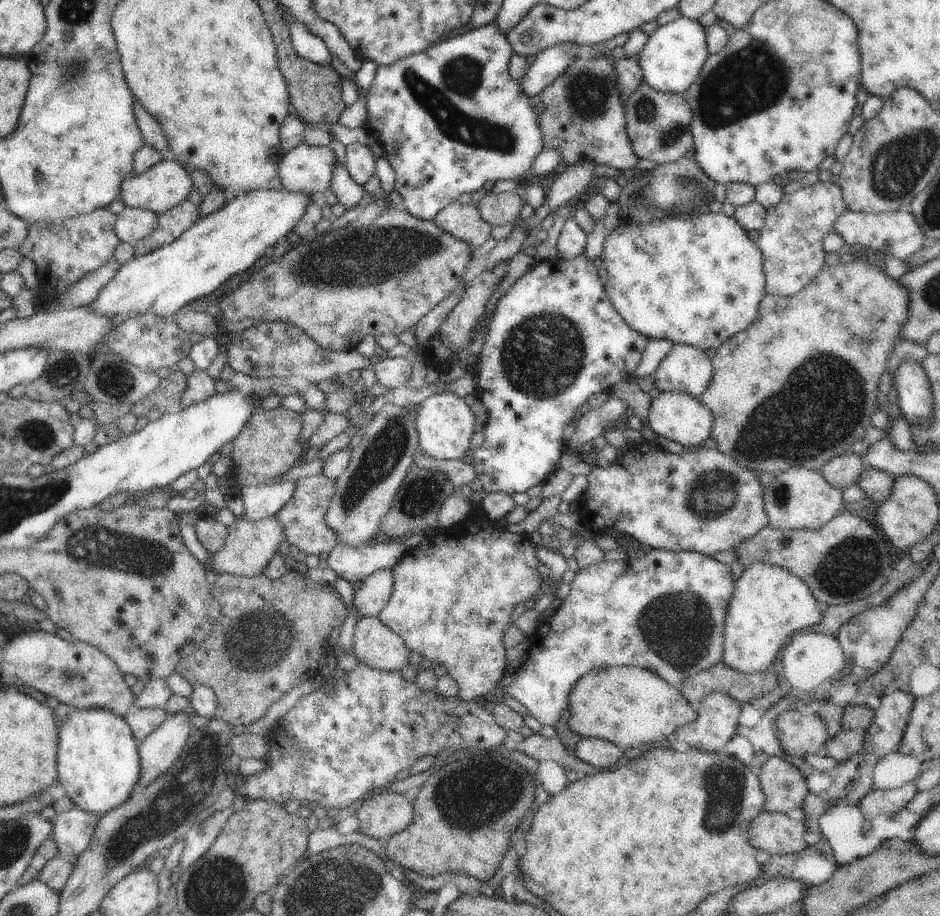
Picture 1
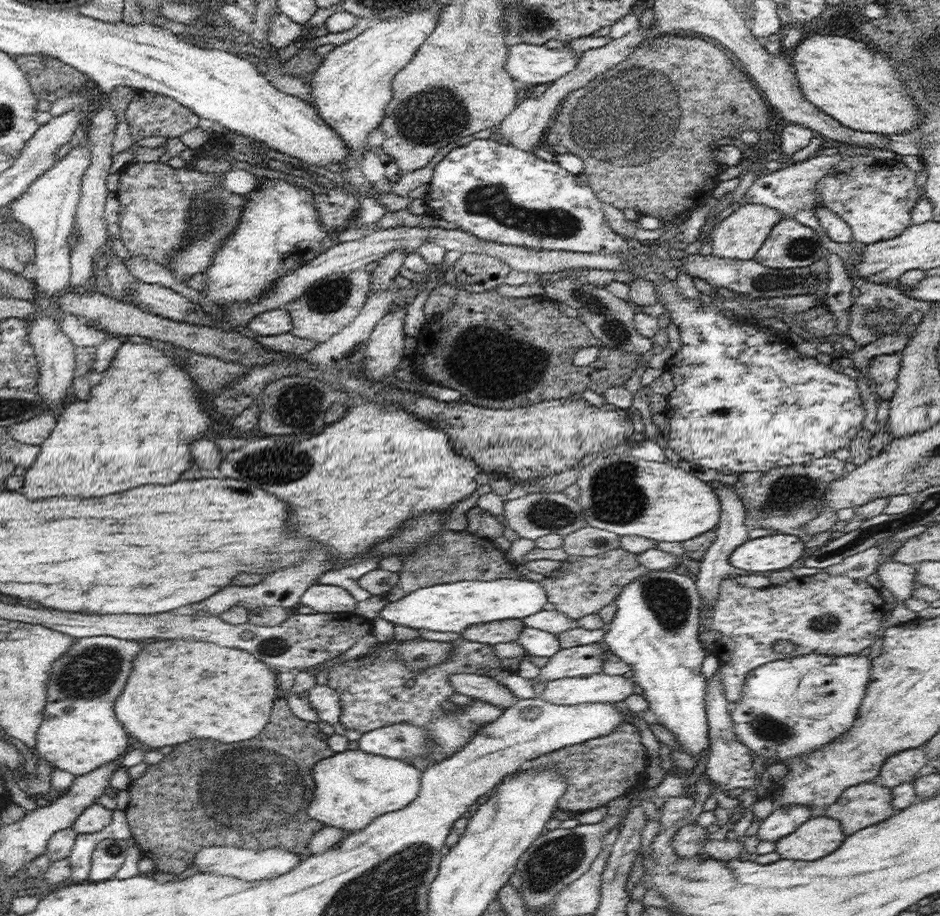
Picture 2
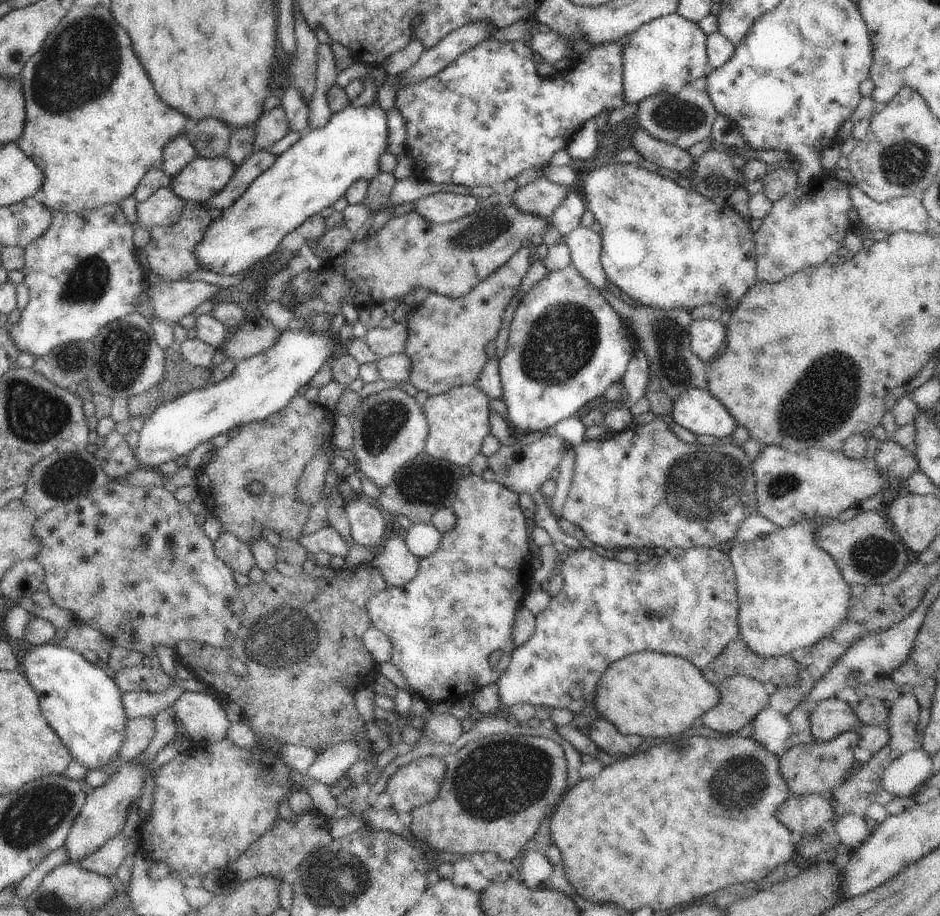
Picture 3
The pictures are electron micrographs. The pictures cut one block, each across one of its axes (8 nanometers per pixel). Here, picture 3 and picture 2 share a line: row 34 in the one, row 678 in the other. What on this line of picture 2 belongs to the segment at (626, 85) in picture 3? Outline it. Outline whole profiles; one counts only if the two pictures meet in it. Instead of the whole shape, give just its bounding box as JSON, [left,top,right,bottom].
[603,570,709,758]

